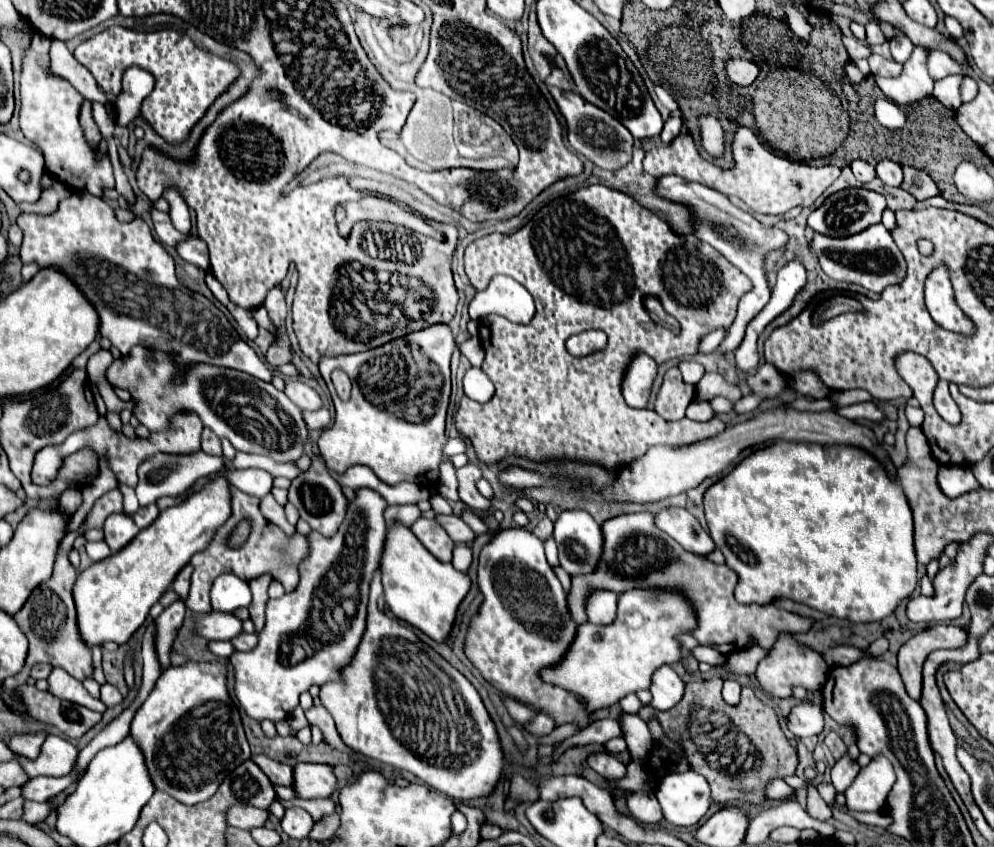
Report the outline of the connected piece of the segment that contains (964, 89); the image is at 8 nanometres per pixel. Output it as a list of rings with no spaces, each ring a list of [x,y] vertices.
[[[965,77],[961,85],[962,103],[967,103],[975,98],[978,93],[978,84],[970,77]]]

